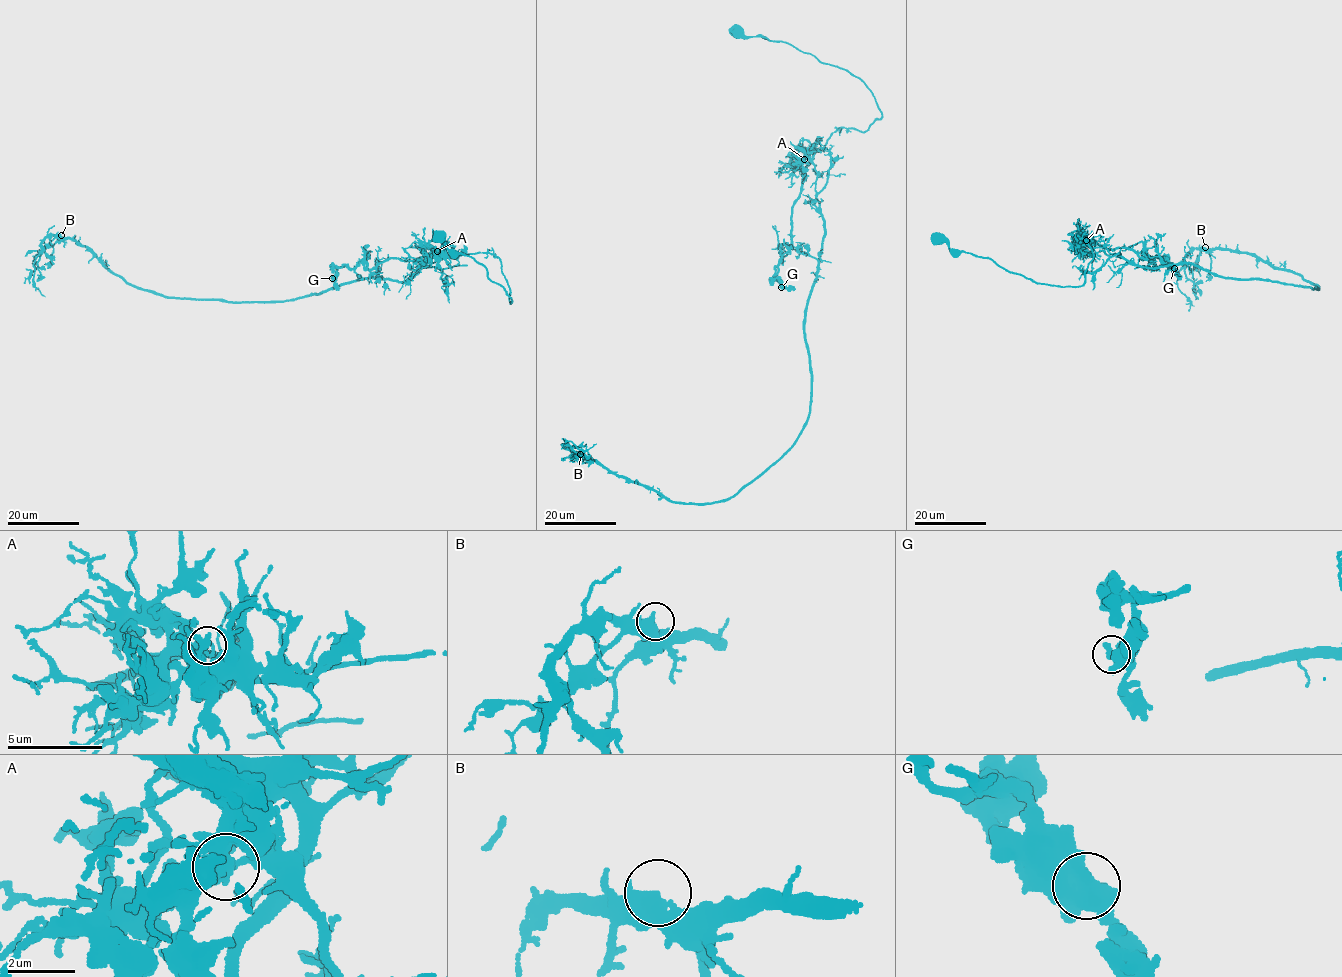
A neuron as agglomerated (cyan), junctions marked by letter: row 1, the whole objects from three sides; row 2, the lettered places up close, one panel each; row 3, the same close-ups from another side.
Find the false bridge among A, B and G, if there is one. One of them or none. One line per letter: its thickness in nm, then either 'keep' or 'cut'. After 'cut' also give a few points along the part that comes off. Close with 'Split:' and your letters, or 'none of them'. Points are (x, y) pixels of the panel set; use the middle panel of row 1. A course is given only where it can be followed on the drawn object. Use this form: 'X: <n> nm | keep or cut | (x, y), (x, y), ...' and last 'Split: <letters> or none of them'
A: 400 nm | cut | (804, 160), (824, 238), (798, 438), (734, 495), (704, 503), (668, 500), (563, 445), (596, 444)
B: 500 nm | keep
G: 460 nm | keep
Split: A

